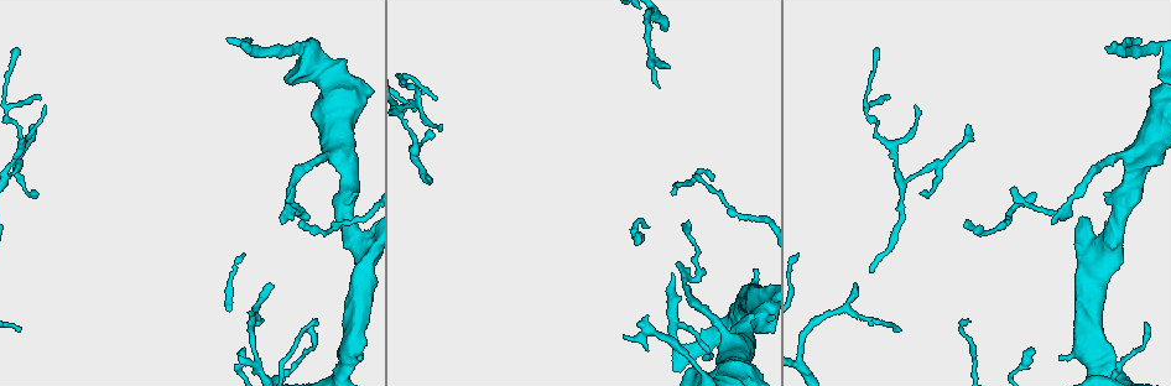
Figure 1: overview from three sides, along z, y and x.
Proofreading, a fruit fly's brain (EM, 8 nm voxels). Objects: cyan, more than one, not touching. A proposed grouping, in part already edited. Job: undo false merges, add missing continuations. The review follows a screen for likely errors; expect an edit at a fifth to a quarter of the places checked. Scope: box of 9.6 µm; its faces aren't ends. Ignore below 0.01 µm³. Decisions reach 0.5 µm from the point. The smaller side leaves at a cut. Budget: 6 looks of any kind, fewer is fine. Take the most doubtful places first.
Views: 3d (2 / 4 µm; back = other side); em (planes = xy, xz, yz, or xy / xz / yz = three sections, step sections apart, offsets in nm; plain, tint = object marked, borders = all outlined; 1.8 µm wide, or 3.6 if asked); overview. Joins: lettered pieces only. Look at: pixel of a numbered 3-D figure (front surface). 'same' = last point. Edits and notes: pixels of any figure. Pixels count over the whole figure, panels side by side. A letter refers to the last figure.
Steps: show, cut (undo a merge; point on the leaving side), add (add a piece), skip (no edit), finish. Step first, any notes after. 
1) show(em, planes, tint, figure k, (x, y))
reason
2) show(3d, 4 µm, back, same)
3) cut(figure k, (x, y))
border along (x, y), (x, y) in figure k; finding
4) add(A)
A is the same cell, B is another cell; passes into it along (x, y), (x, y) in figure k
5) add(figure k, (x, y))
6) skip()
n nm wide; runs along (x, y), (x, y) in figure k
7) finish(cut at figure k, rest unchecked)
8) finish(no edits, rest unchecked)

show(3d, 4 µm, figure 1, (624, 337))
branch stops here

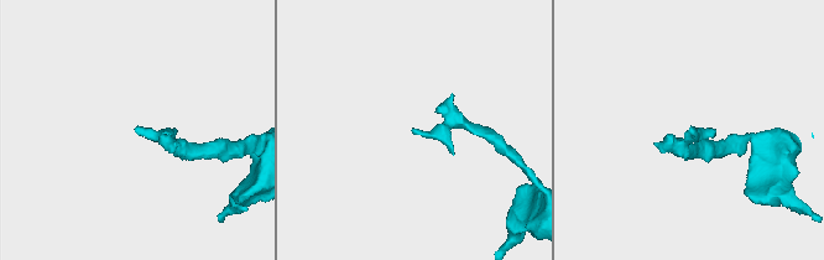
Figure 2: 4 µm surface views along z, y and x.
show(em, planes, borders, figure 2, (135, 129))

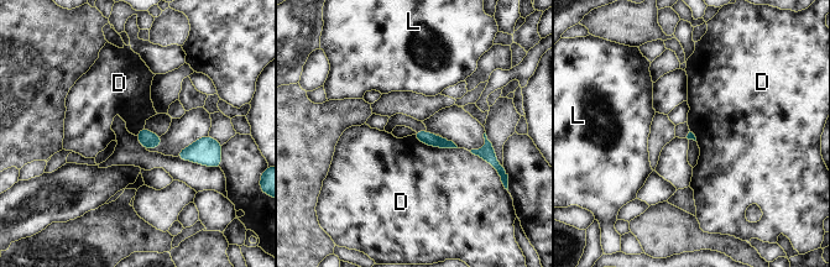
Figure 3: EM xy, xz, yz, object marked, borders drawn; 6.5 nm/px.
skip()
D and L are other cells; border along (412, 135), (432, 146), (457, 148) in figure 3; no lettered piece goes on from it

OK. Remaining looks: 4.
show(3d, 2 µm, back, figure 1, (358, 358))
an open end

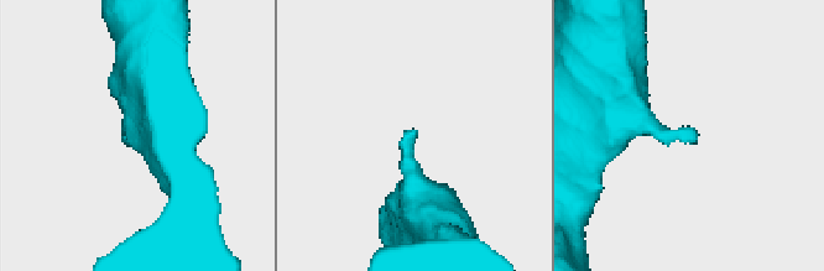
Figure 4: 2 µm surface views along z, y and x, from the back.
show(em, planes, tint, figure 4, (696, 143))
now the EM

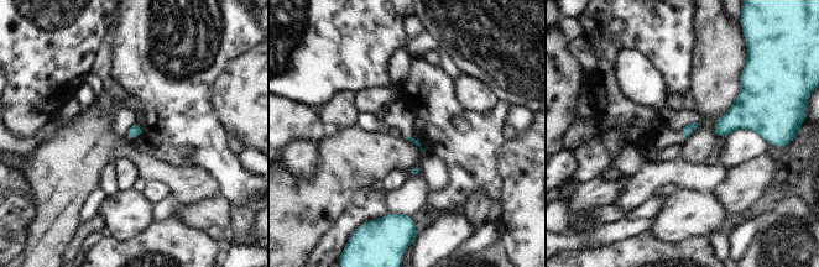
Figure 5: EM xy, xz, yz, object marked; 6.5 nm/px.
show(em, planes, borders, same)

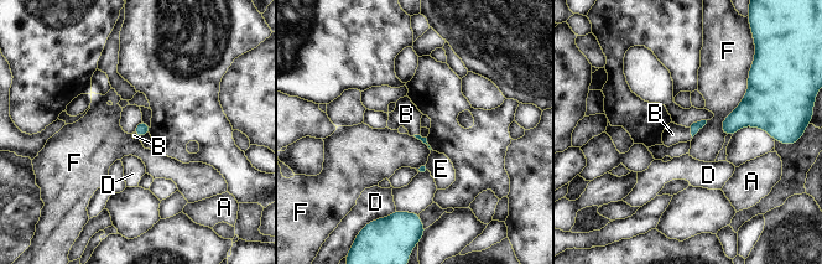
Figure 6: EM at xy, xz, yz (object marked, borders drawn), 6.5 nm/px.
add(B)
F touches over 460 nm; B is the same cell, A, D, E and F are other cells; it goes on there

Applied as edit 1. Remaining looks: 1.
show(em, planes, borders, figure 1, (32, 126))
an open end

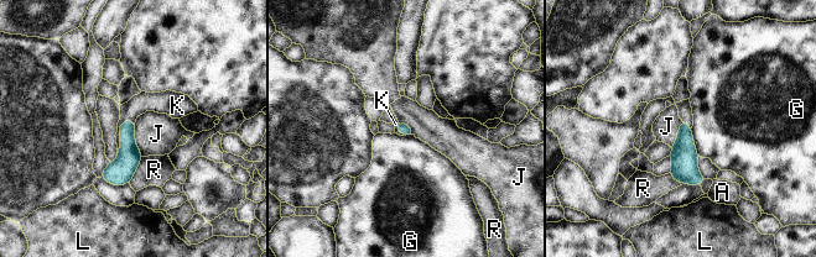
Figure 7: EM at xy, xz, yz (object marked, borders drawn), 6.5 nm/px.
add(K)
K is the same cell, A, G, J, L and R are other cells; it goes on there

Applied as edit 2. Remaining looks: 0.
finish(add at figure 6, add at figure 7, rest unchecked)

